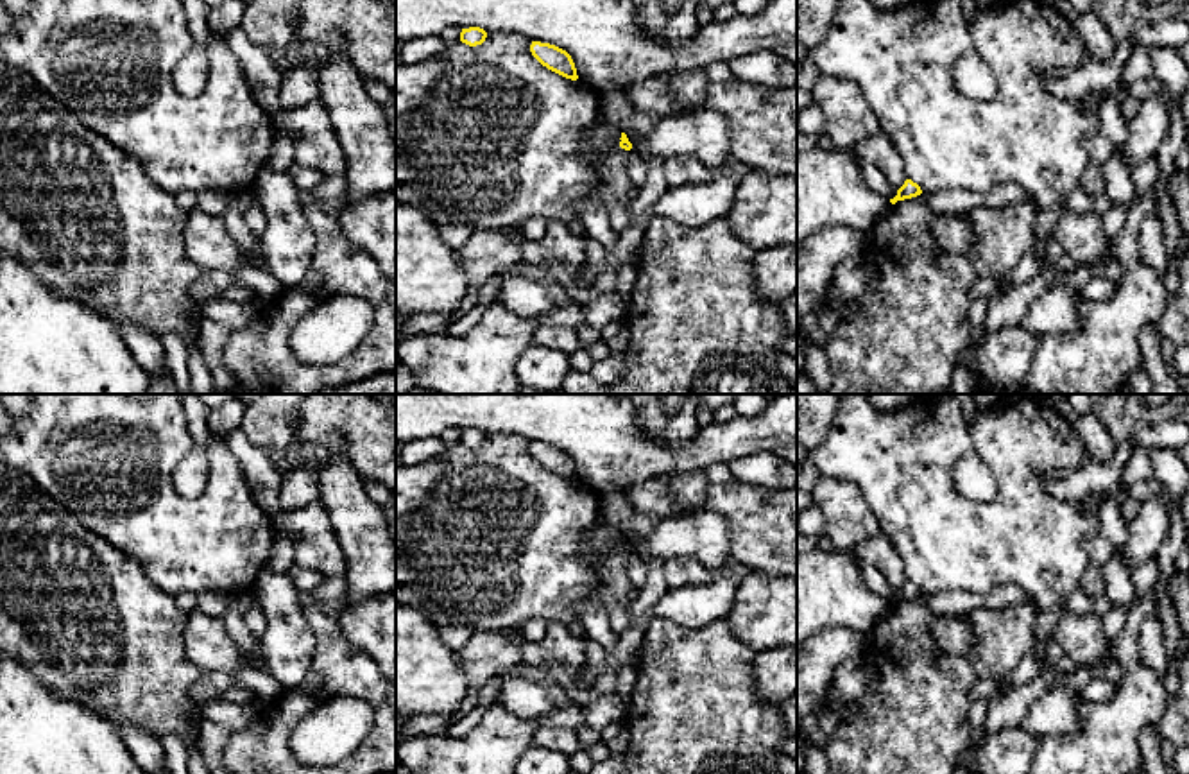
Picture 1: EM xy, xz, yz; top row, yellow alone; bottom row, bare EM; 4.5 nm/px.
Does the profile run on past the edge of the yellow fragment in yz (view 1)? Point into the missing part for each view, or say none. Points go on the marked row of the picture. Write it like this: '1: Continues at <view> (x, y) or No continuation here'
1: No continuation here

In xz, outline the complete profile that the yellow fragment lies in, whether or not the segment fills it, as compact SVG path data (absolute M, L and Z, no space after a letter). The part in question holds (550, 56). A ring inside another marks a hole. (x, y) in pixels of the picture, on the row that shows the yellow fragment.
M532 41L530 52L548 70L571 81L578 79L575 63L566 50L550 43Z

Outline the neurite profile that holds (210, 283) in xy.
M247 192L235 194L229 197L229 204L222 215L226 229L235 244L244 251L245 262L233 269L202 271L188 290L195 301L204 303L217 297L229 285L233 285L240 271L245 267L258 267L256 236L251 233L244 220L244 211L251 204L252 199Z

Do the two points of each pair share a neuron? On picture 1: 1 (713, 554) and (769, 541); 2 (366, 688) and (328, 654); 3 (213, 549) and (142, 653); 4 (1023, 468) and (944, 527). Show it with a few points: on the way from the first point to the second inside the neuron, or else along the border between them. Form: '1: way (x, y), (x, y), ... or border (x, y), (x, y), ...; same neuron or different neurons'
1: border (713, 511), (727, 525), (727, 552), (731, 556); different neurons
2: way (357, 679), (337, 662); same neuron
3: border (144, 567), (149, 579), (172, 597); different neurons
4: way (1014, 491), (978, 527), (967, 527); same neuron

